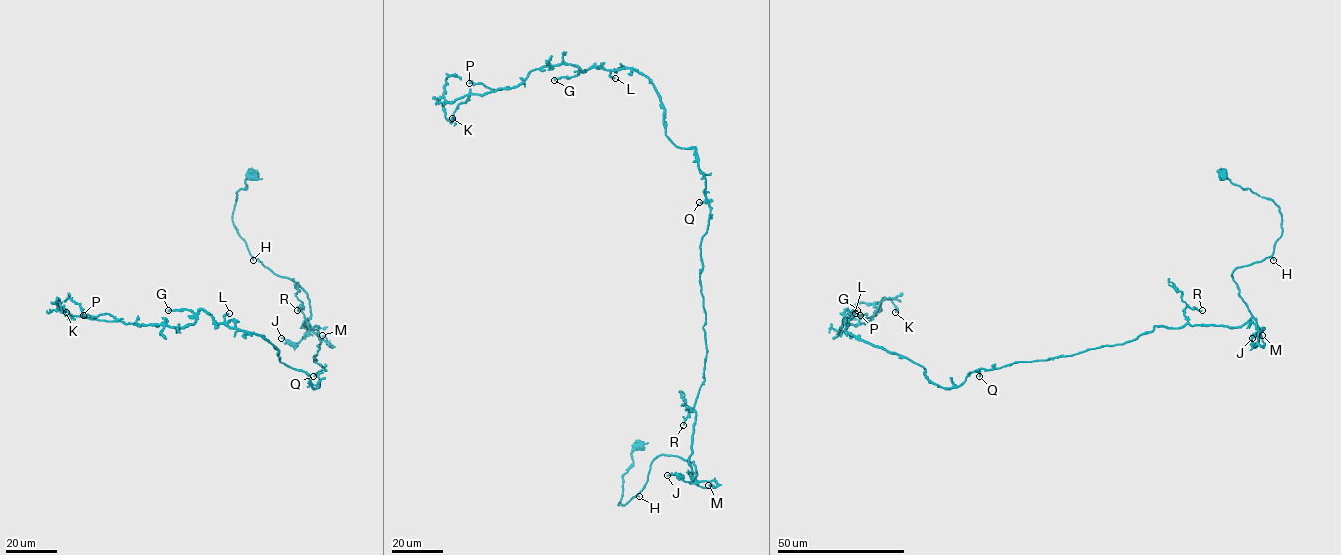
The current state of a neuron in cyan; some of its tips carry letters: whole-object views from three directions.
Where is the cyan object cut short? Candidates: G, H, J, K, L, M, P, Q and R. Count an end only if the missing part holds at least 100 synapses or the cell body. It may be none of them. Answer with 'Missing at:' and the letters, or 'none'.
Missing at: none

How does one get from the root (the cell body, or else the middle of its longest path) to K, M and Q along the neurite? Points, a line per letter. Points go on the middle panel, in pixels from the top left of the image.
K: (637, 444), (618, 504), (659, 455), (696, 474), (696, 151), (629, 68), (542, 66), (447, 102), (452, 118)
M: (637, 444), (618, 504), (641, 490), (651, 462), (661, 455), (692, 462), (694, 480), (717, 484), (708, 485)
Q: (637, 444), (618, 504), (659, 455), (692, 462), (696, 474), (710, 212), (699, 202)

